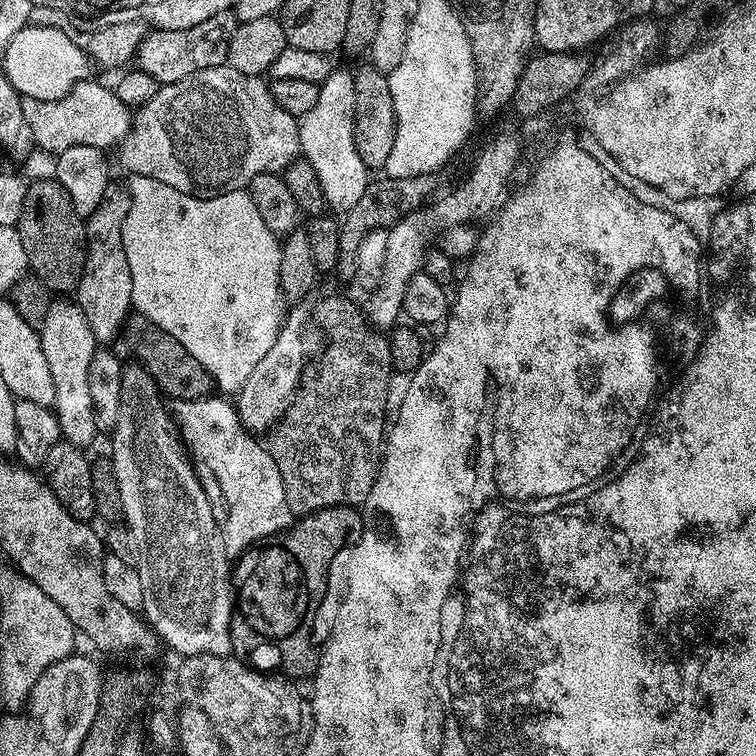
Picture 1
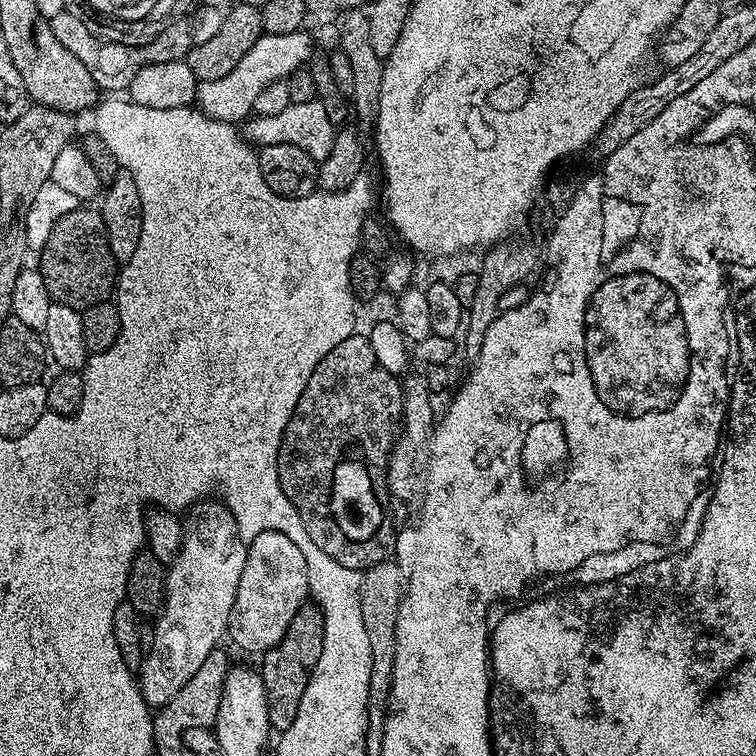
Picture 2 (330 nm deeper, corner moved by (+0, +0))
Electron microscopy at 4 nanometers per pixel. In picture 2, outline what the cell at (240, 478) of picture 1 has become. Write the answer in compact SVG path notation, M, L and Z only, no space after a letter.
M263 532L248 544L246 566L242 566L242 582L234 594L234 610L230 614L227 639L233 640L244 652L268 652L297 623L296 615L310 596L306 558L286 534Z

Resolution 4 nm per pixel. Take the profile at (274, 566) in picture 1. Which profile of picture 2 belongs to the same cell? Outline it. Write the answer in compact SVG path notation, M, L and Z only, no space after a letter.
M312 609L306 618L306 626L295 624L288 628L278 642L268 652L263 653L258 671L266 686L266 702L270 710L270 722L277 733L282 733L294 722L298 714L298 706L302 706L302 694L306 694L306 686L310 682L310 674L314 666L318 666L318 658L322 654L322 638L324 637L324 616L319 609Z

